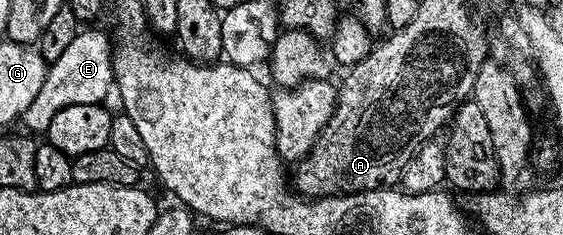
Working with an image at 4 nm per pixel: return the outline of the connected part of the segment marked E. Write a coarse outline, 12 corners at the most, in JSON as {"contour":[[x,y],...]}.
{"contour":[[97,28],[78,31],[48,65],[22,114],[46,133],[72,104],[102,103],[112,91],[113,42]]}

